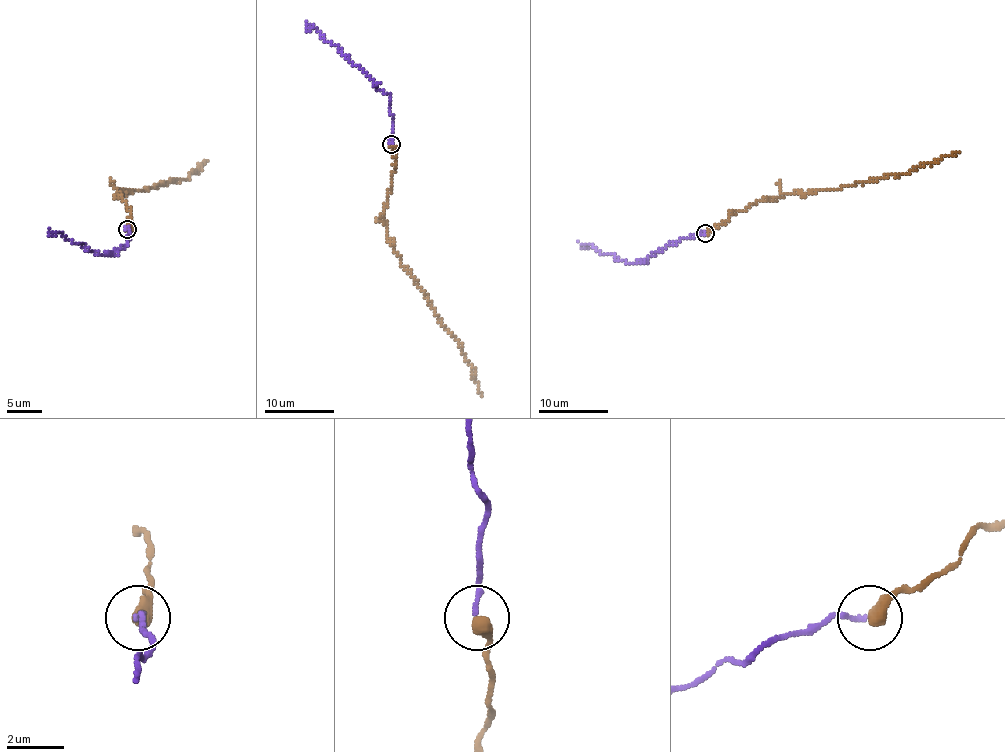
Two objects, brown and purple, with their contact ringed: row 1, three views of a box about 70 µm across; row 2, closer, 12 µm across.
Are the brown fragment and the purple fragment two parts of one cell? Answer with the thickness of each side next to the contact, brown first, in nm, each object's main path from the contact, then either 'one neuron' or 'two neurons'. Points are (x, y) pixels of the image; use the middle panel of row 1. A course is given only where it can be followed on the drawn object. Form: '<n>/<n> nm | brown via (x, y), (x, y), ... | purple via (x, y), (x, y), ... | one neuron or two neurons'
500/180 nm | brown via (392, 144), (395, 158), (392, 183), (383, 213), (387, 241), (440, 323), (457, 340), (482, 395) | purple via (392, 144), (394, 118), (389, 96), (307, 22) | one neuron

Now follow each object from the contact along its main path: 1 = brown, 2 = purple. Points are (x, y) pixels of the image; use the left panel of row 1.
1: (128, 229), (128, 208), (117, 196), (120, 191), (142, 191), (174, 178), (185, 180), (208, 161)
2: (128, 229), (131, 233), (127, 243), (102, 256), (50, 229)

